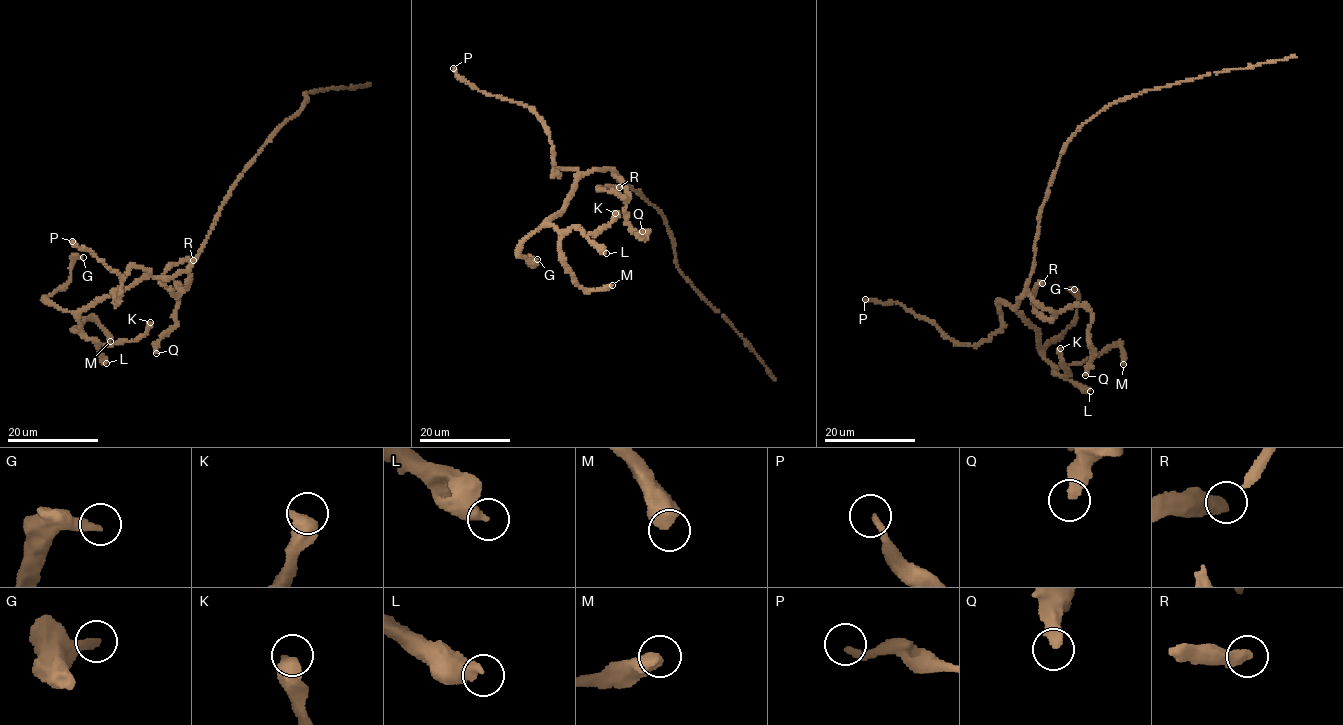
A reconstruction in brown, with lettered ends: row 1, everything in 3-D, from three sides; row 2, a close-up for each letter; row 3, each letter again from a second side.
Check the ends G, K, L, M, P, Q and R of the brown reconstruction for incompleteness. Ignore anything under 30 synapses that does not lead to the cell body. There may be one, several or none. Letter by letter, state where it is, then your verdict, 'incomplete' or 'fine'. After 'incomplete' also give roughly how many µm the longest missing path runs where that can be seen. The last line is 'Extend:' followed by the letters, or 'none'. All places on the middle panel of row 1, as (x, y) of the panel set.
G: at (537, 259); fine
K: at (615, 213); fine
L: at (606, 253); fine
M: at (612, 285); fine
P: at (453, 68); fine
Q: at (642, 231); fine
R: at (619, 187); fine
Extend: none

